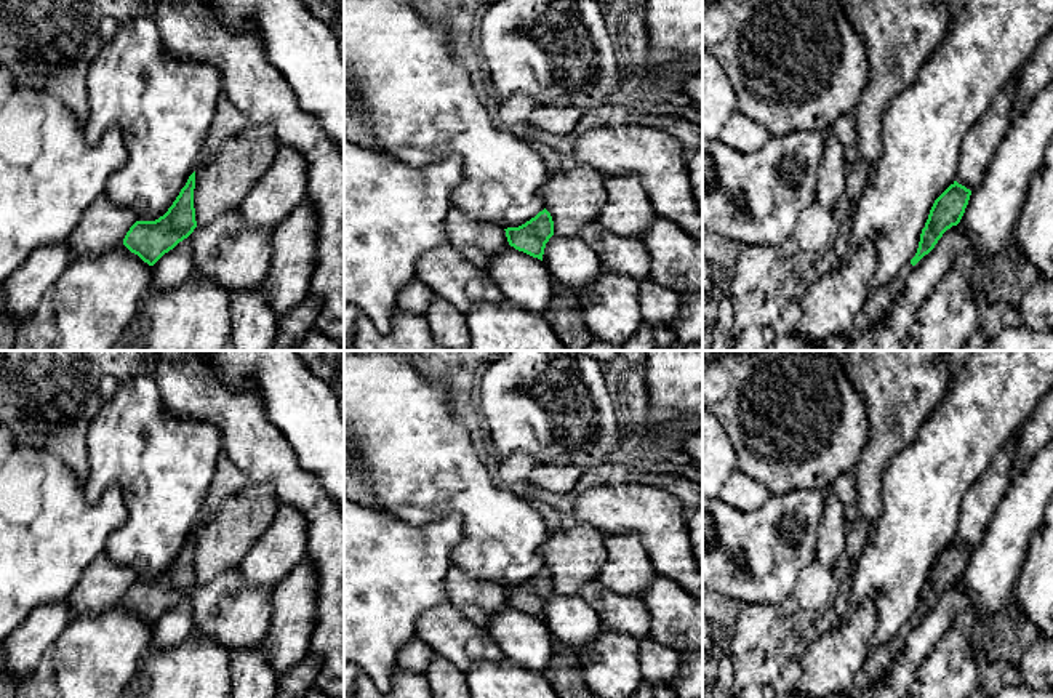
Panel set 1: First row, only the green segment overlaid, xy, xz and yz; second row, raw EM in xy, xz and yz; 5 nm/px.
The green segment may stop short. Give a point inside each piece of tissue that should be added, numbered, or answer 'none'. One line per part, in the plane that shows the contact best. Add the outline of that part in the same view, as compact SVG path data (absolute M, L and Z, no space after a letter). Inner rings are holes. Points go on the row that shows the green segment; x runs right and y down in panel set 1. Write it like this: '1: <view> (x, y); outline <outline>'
none

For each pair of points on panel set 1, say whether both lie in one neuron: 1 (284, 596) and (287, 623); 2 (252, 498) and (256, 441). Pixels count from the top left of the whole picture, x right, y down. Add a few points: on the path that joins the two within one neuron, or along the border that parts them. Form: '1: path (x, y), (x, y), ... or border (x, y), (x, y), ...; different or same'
1: path (287, 602), (287, 617); same
2: border (247, 481), (269, 482), (279, 503); different

